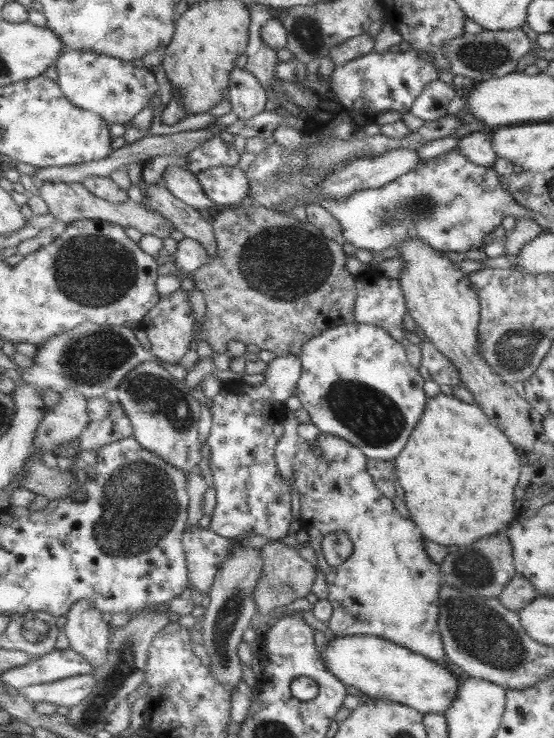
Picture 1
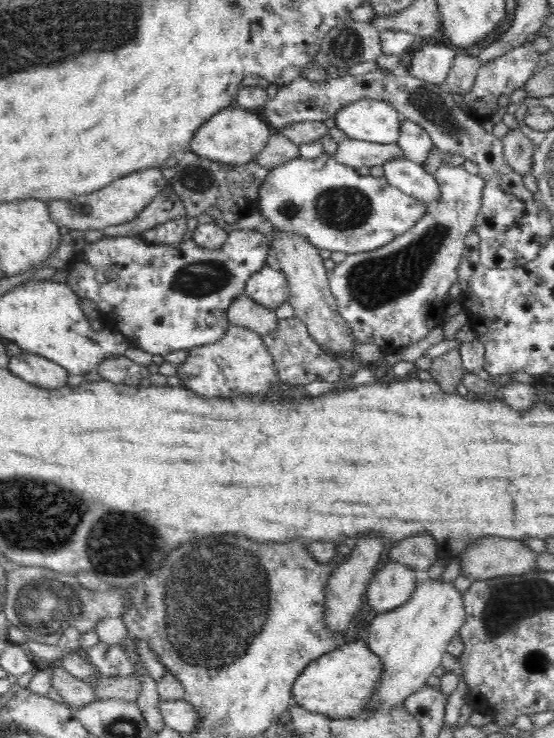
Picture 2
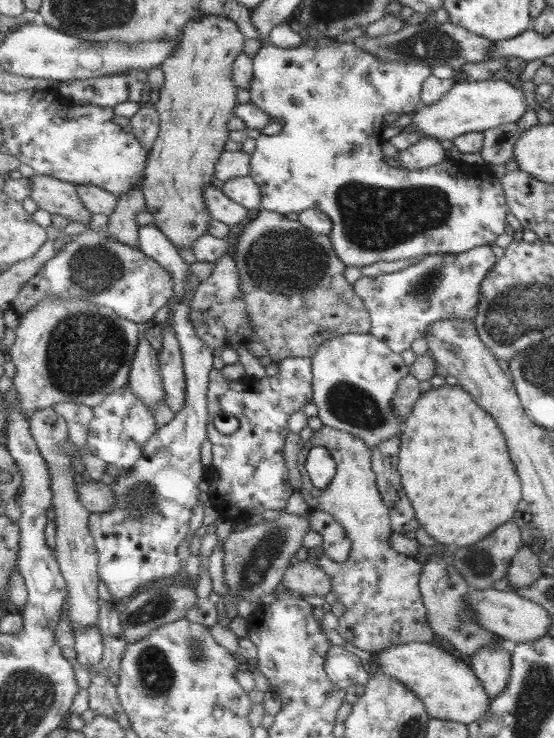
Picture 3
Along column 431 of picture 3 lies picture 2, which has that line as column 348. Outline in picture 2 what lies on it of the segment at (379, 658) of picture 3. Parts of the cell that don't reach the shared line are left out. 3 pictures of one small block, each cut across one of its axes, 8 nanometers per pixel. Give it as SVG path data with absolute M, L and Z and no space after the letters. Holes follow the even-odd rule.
M350 641L307 663L292 684L291 700L308 712L322 714L330 719L346 719L359 714L378 682L380 671L382 665L367 643Z

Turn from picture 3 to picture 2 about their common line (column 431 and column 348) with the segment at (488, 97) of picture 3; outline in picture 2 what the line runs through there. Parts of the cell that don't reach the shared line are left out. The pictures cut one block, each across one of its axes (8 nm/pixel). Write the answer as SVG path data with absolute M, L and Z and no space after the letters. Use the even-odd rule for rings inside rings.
M365 98L343 106L332 121L352 140L392 145L401 133L402 119L387 102Z

